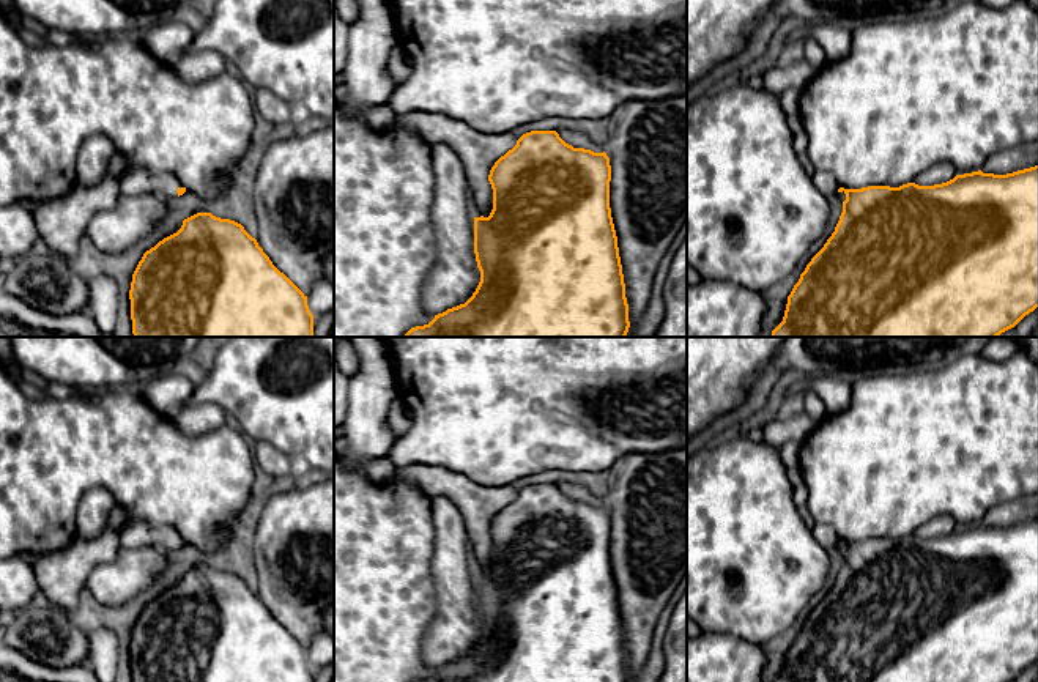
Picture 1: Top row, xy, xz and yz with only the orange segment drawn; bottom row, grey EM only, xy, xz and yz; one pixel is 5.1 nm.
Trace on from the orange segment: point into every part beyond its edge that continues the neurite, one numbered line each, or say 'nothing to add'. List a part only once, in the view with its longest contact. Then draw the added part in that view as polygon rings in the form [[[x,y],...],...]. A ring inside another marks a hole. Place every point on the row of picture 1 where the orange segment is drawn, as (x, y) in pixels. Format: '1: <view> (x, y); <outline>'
1: xy (136, 181); [[[131,167],[120,178],[120,191],[124,195],[158,194],[164,198],[176,198],[183,184],[170,173]]]

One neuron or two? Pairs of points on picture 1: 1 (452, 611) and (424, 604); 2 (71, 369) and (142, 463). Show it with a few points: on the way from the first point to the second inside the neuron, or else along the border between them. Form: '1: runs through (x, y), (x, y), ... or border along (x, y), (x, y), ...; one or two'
1: border along (432, 570), (435, 616), (421, 641); two
2: border along (125, 389), (87, 391); two

